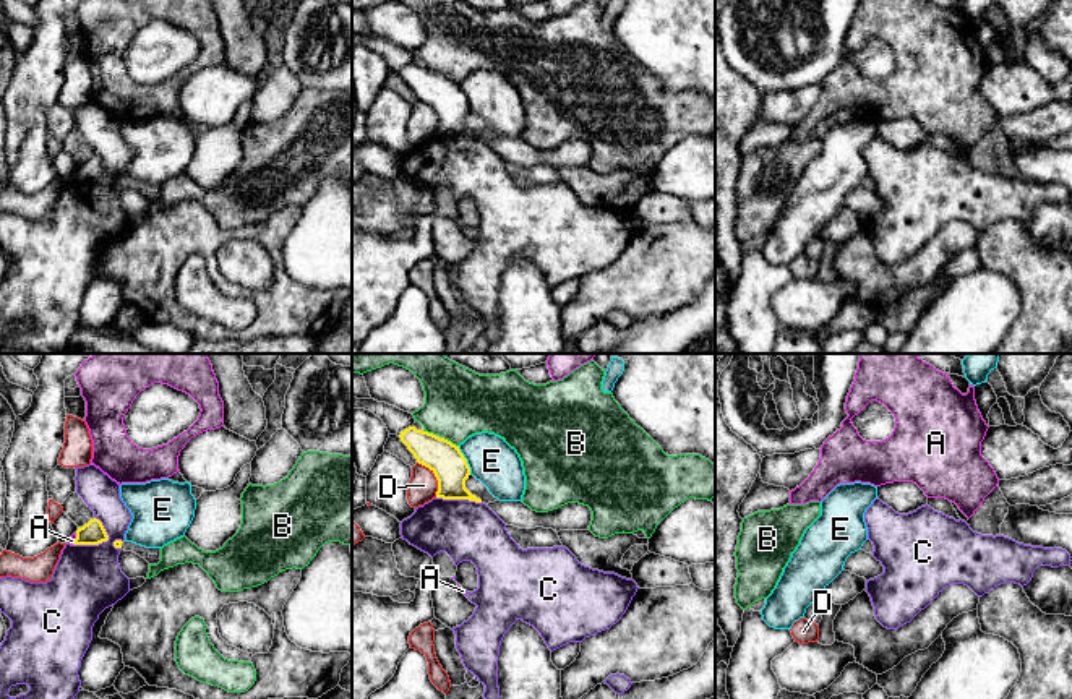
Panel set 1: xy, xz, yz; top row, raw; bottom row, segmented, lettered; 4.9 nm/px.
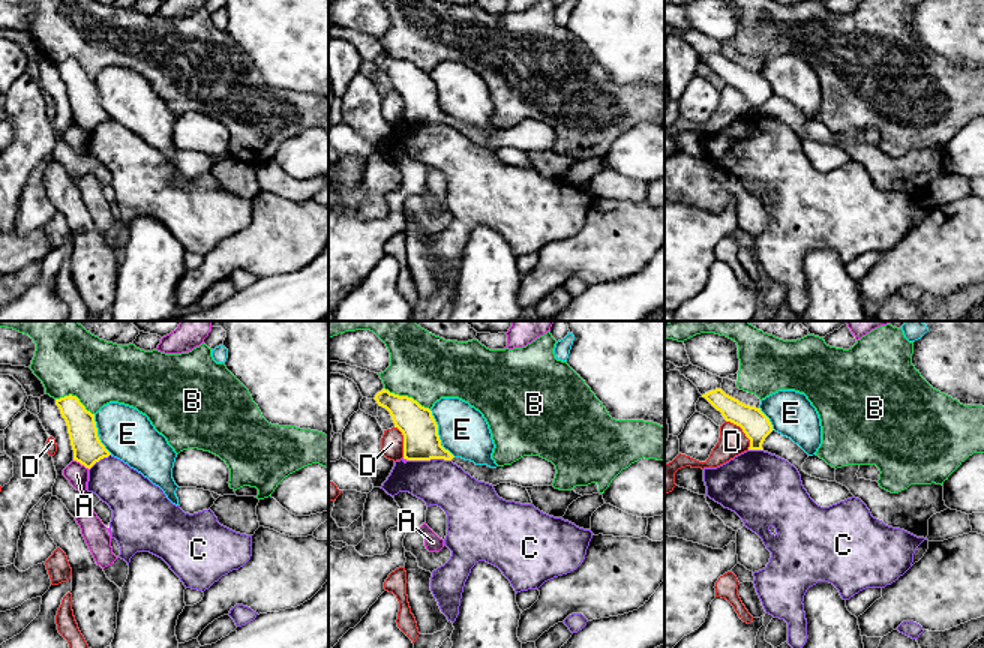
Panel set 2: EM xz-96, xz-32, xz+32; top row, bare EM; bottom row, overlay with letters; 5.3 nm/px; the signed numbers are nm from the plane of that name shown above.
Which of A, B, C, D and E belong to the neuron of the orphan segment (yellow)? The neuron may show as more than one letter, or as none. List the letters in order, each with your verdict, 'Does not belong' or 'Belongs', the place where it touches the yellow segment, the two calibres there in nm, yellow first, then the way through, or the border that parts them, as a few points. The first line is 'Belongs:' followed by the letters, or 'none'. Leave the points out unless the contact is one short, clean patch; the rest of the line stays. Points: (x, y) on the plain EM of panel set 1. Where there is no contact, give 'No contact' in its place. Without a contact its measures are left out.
Belongs: none
A: Does not belong. Touches yellow at xy (75, 175). Thickness 120 nm (yellow) against 30 nm. Boundary: xy (77, 169), (72, 180)
B: Does not belong. Touches yellow at xz (451, 80). Thickness 170 nm (yellow) against 340 nm
C: Does not belong. Touches yellow at xy (98, 180). Thickness 120 nm (yellow) against 340 nm
D: Does not belong. Touches yellow at xz (435, 112). Thickness 170 nm (yellow) against 140 nm
E: Does not belong. Touches yellow at xz (466, 96). Thickness 170 nm (yellow) against 240 nm

